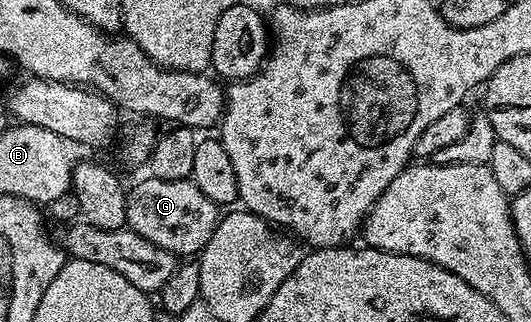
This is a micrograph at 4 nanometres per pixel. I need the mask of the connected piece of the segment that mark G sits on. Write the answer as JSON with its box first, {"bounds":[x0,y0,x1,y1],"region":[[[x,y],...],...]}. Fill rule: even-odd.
{"bounds":[125,176,219,256],"region":[[[145,176],[142,182],[137,182],[127,190],[127,216],[125,226],[135,231],[143,240],[151,240],[151,244],[159,244],[167,252],[178,256],[197,256],[215,232],[219,219],[219,208],[199,188],[195,188],[192,180],[180,178],[179,180],[163,180],[152,176]]]}

